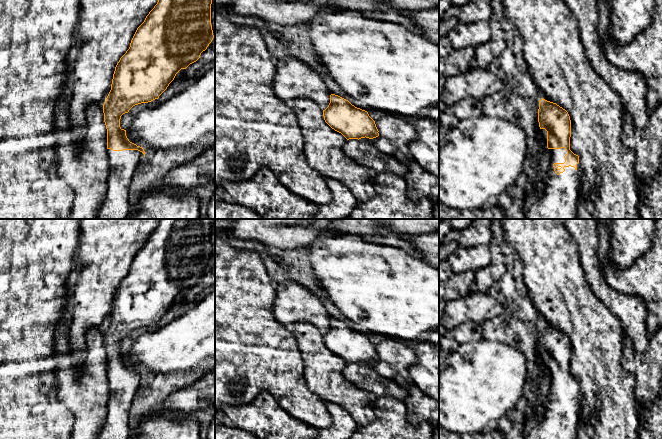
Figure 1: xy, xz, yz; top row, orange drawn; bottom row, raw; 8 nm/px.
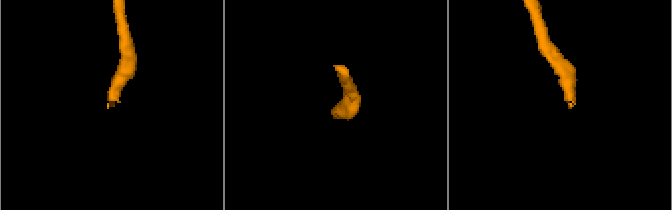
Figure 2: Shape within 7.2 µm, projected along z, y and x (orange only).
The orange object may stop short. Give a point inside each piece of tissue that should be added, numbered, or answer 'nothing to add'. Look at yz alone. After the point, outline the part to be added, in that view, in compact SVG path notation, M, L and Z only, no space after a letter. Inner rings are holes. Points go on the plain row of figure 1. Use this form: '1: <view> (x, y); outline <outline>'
1: yz (561, 416); outline M565 372L561 373L549 373L549 391L547 395L547 402L544 407L544 414L540 421L537 421L535 417L527 411L526 418L523 425L524 439L577 439L577 426L580 420L580 406L579 406L579 393L580 388L577 388L577 392L564 391L565 395L557 399L554 395L554 387L564 387L564 380L567 378Z

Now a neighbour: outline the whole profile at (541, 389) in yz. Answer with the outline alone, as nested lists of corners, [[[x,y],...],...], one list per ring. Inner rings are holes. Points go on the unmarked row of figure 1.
[[[538,341],[536,346],[537,363],[539,365],[539,375],[535,380],[534,399],[529,406],[530,413],[535,417],[536,421],[540,421],[544,414],[544,407],[547,402],[549,391],[549,377],[547,372],[547,355],[539,351]]]

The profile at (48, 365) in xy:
[[[0,219],[0,439],[71,439],[73,430],[73,416],[71,412],[58,400],[56,396],[55,371],[59,368],[54,359],[54,334],[63,309],[69,303],[72,291],[72,281],[77,270],[77,249],[80,239],[81,219]]]

